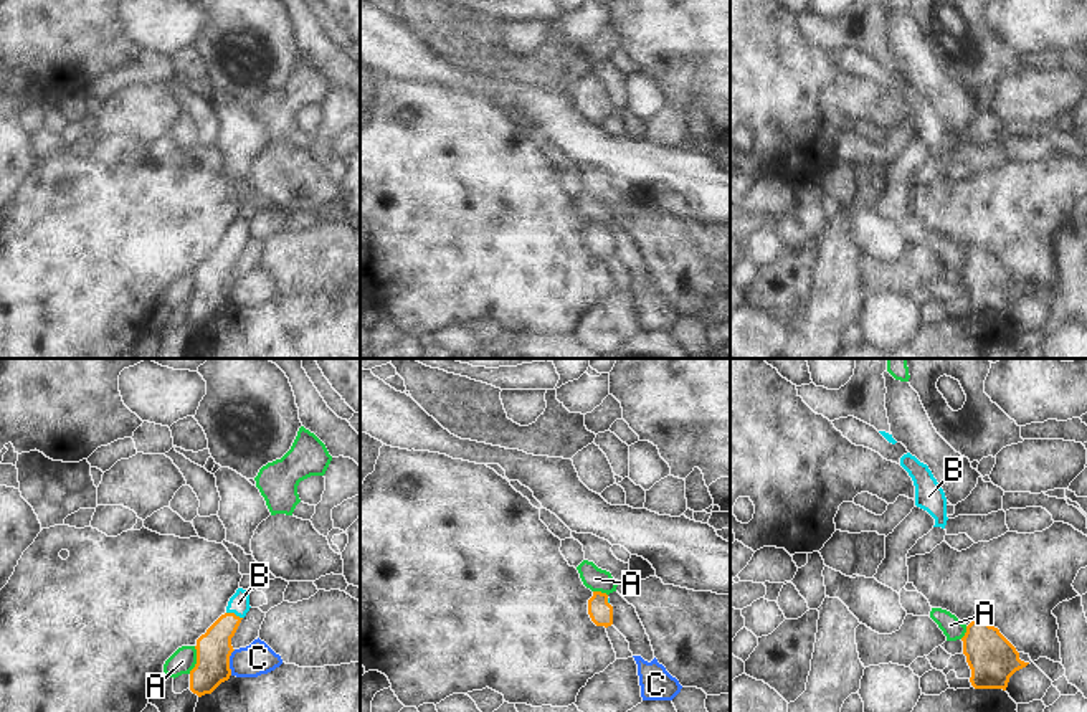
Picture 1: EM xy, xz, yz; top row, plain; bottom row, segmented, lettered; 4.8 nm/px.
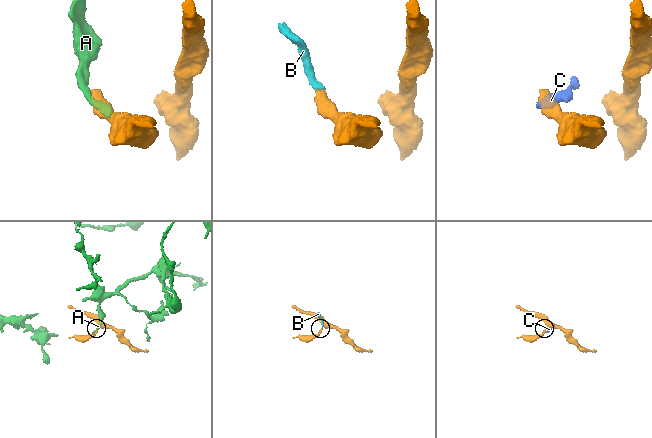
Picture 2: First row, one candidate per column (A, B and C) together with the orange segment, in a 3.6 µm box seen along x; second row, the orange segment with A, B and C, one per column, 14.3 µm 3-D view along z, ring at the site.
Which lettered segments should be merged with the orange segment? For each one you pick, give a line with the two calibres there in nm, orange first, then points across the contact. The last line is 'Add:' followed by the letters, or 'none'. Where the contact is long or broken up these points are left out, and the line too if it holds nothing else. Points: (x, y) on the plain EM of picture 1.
B: 170/100 nm | across xy (213, 278), (218, 265), (235, 245), (238, 233)
Add: B

